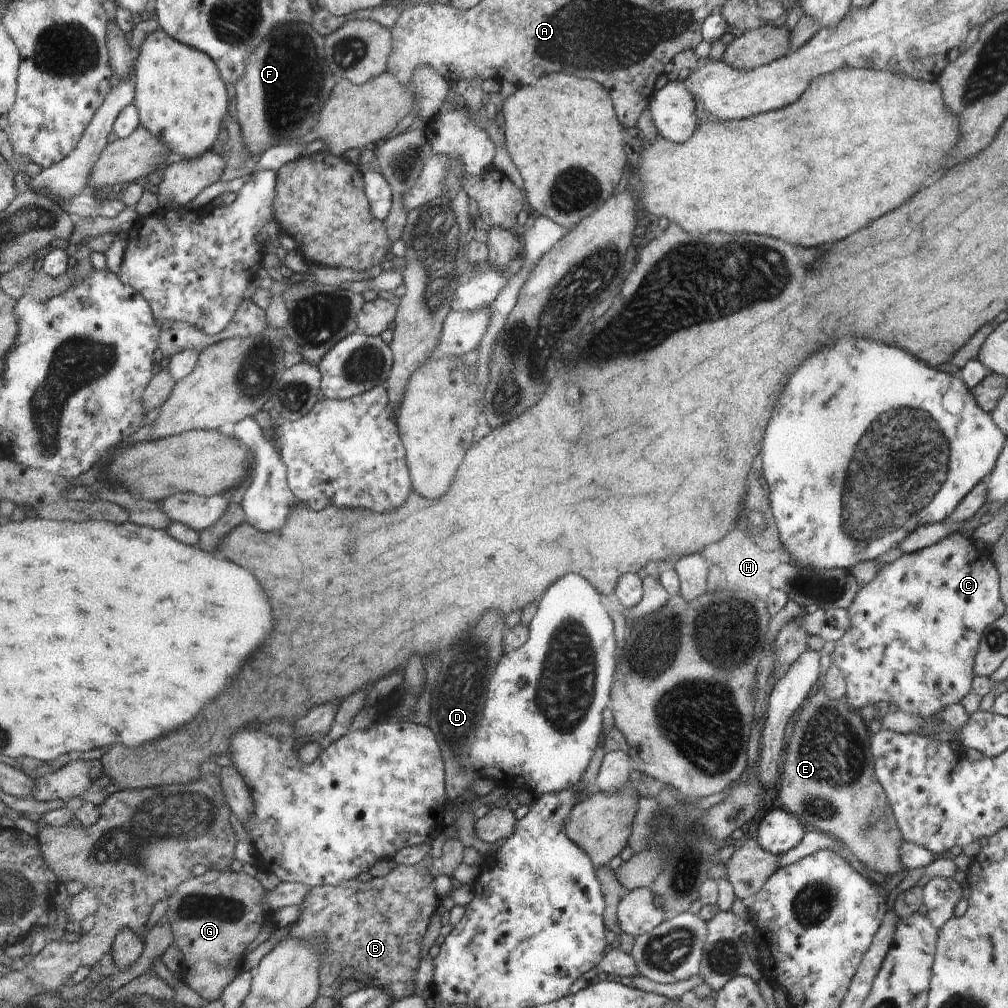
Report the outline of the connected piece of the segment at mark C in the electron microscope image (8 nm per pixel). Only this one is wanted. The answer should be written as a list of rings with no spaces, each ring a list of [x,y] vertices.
[[[961,532],[950,535],[947,539],[942,539],[935,545],[923,548],[922,550],[906,553],[901,558],[890,563],[884,563],[876,573],[874,580],[867,585],[861,586],[853,603],[848,610],[851,612],[851,627],[846,634],[843,634],[836,642],[834,651],[831,654],[831,662],[840,667],[846,675],[847,694],[846,698],[849,705],[856,710],[864,706],[876,704],[876,702],[889,702],[892,709],[905,712],[909,715],[920,715],[931,719],[936,719],[939,724],[939,734],[944,732],[942,724],[942,712],[947,706],[954,703],[960,703],[960,700],[970,692],[972,686],[972,664],[975,664],[974,656],[978,648],[978,642],[983,640],[984,633],[994,621],[998,621],[1004,614],[1003,600],[1000,600],[1001,592],[998,592],[998,572],[991,559],[991,548],[977,547],[972,538],[966,539]]]

